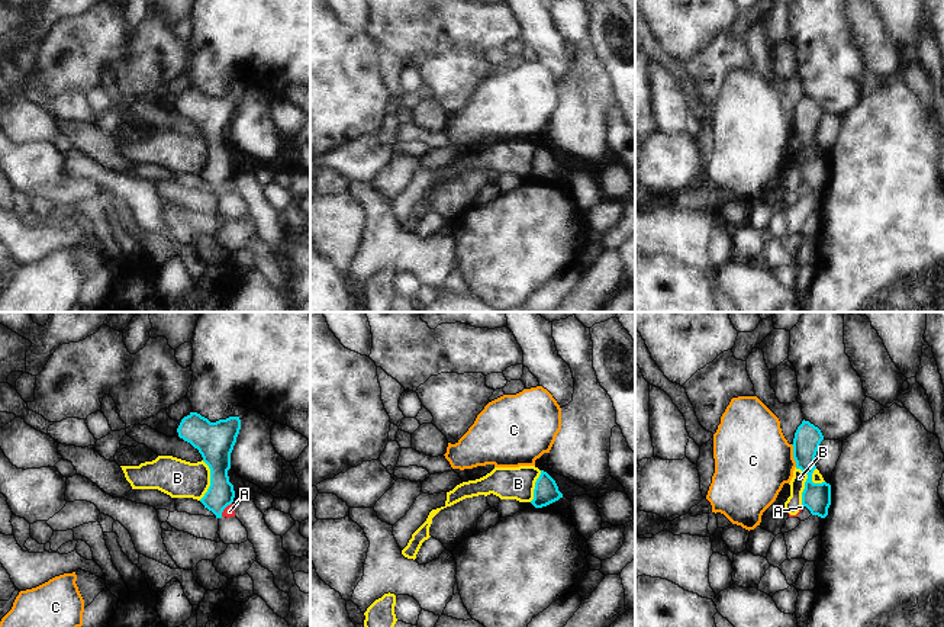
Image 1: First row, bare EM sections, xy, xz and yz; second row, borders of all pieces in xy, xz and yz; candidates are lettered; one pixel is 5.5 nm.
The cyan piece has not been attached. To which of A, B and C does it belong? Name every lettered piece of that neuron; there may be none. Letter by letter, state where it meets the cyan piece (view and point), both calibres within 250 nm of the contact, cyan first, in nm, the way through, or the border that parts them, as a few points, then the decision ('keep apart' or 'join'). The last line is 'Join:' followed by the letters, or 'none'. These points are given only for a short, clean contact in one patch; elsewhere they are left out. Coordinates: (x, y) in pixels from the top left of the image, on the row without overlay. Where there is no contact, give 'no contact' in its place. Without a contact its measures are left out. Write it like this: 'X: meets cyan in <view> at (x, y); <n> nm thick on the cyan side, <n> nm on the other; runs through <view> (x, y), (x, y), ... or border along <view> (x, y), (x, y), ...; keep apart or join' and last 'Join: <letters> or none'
A: meets cyan in xy at (224, 183); 150 nm thick on the cyan side, 60 nm on the other; border along xy (231, 177), (221, 190); keep apart
B: meets cyan in yz at (805, 160); 160 nm thick on the cyan side, 90 nm on the other; border along yz (795, 142), (799, 142), (806, 150), (802, 167), (804, 180); keep apart
C: meets cyan in yz at (793, 131); 150 nm thick on the cyan side, 440 nm on the other; border along yz (791, 119), (796, 141); keep apart
Join: none

